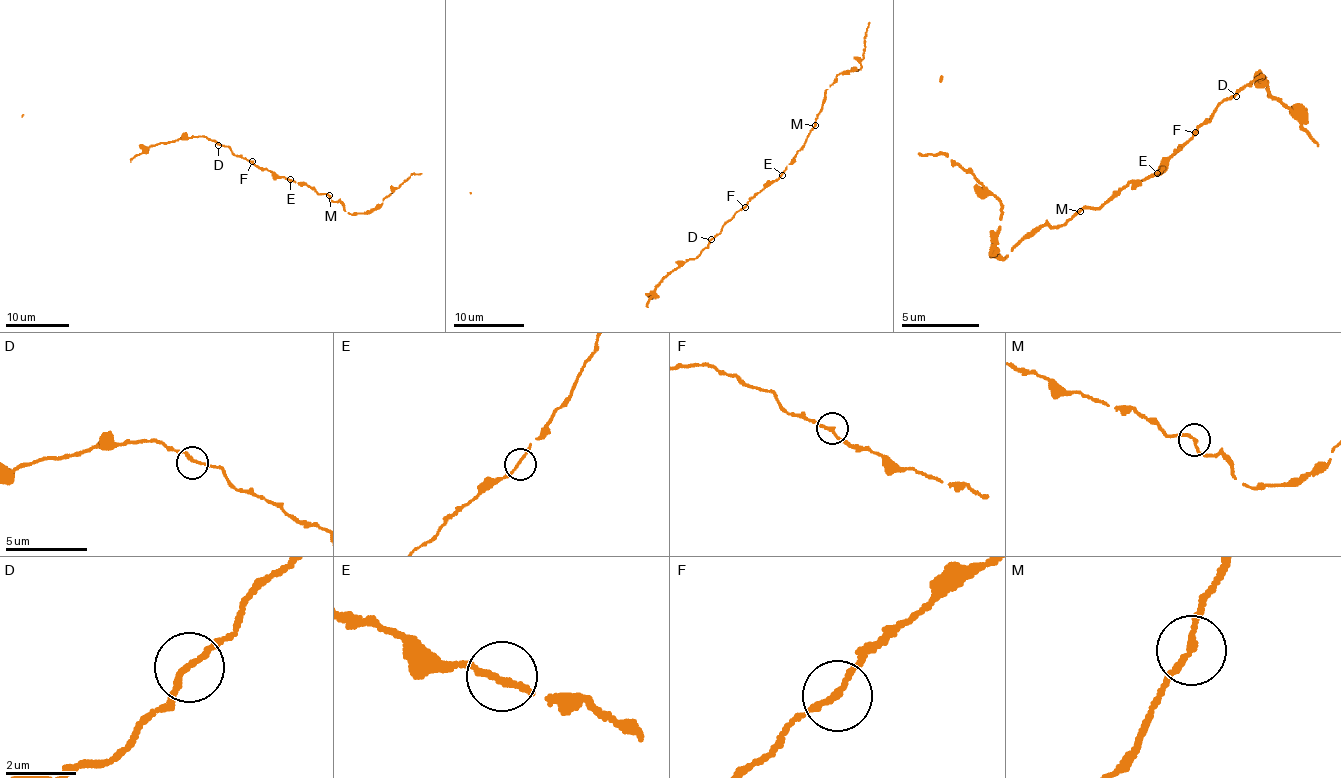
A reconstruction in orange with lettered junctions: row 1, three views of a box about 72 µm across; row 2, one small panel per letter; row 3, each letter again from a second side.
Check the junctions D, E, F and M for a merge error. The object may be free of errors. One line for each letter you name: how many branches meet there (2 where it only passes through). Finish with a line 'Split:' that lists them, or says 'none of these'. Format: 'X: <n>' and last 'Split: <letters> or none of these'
Split: none of these

